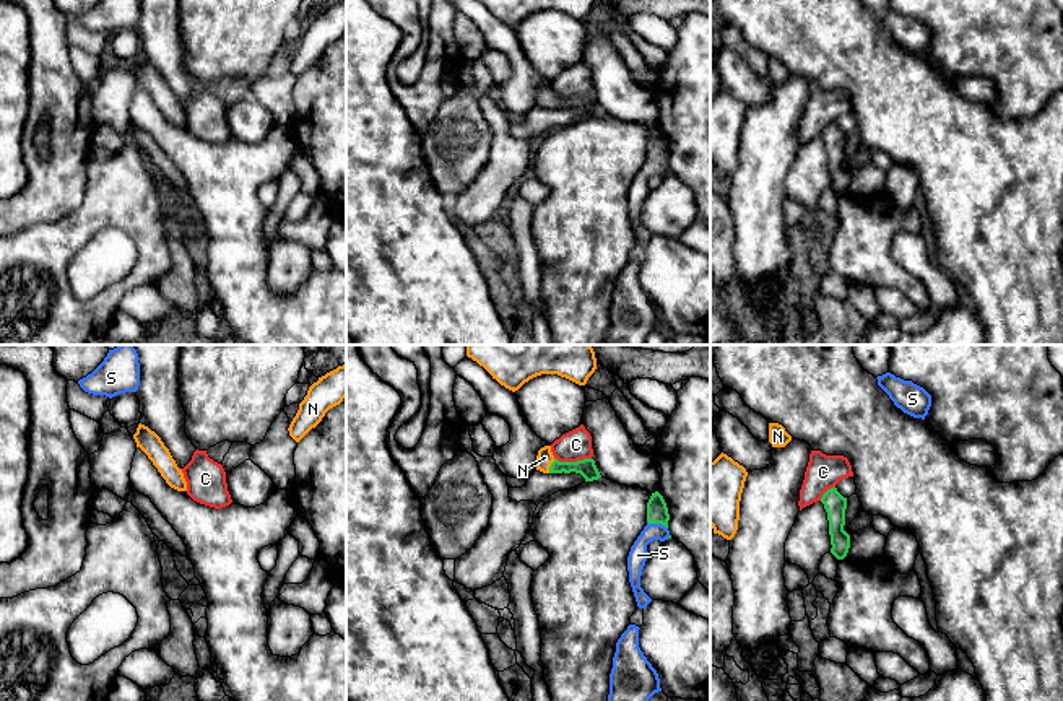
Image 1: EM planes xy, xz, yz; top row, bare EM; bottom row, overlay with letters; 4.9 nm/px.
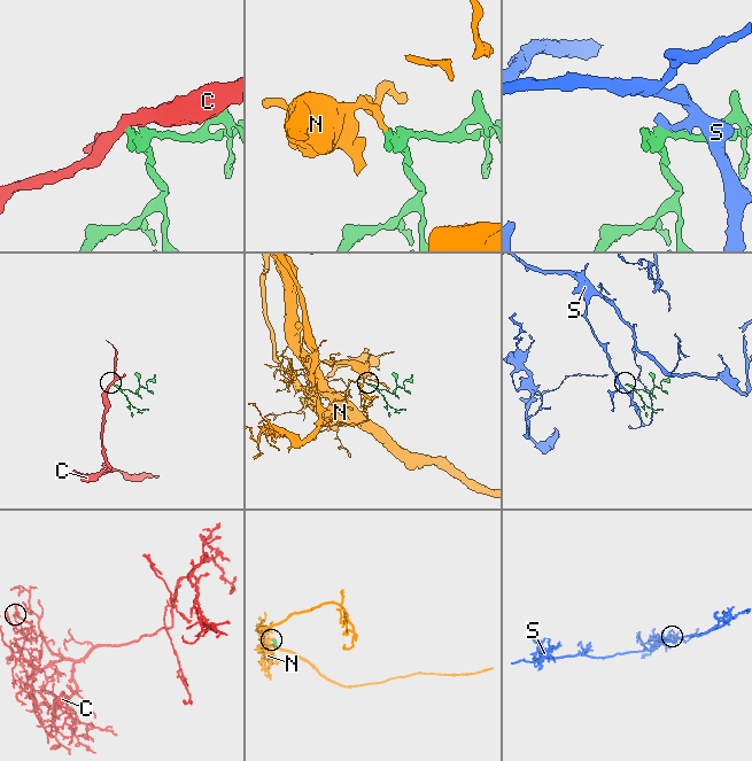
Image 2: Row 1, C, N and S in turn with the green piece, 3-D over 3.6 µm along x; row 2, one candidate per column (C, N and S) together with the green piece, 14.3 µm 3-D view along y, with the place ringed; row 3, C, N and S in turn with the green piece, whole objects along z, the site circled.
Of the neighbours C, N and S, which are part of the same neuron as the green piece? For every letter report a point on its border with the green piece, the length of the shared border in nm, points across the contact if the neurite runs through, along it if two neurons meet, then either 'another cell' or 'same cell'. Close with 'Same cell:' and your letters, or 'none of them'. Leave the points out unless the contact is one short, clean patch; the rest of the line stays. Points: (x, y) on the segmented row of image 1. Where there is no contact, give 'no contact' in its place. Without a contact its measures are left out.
C: xz (572, 462) | 180 nm | along xz (555, 457), (559, 461), (590, 459) | another cell
N: xz (551, 465) | 80 nm | across xz (587, 469), (551, 465), (545, 457) | same cell
S: xz (657, 522) | 110 nm | along xz (647, 521), (659, 522), (667, 529) | another cell
Same cell: N

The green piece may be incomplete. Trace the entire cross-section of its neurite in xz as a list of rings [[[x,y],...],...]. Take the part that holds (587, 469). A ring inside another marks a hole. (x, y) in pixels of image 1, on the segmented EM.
[[[545,446],[538,451],[535,467],[543,473],[575,472],[575,473],[580,473],[585,478],[585,481],[593,481],[601,477],[593,459],[584,459],[577,462],[559,462],[553,455],[551,446]]]

